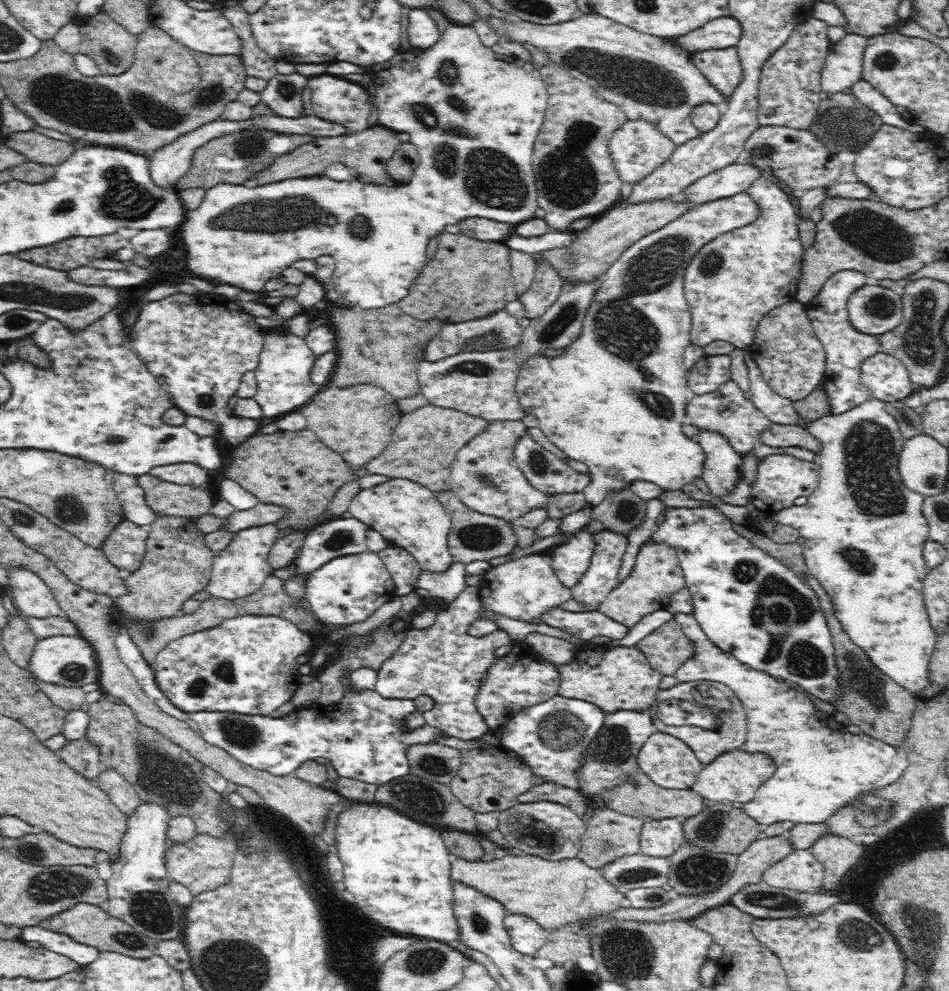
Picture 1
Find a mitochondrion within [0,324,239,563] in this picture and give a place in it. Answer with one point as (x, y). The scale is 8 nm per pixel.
(69, 509)

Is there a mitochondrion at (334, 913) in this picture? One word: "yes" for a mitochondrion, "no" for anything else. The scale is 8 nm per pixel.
yes

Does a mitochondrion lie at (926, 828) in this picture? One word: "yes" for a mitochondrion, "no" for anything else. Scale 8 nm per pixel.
yes

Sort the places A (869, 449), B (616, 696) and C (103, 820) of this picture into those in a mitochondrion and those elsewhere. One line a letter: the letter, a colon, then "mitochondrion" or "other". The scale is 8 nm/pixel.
A: mitochondrion
B: other
C: other

